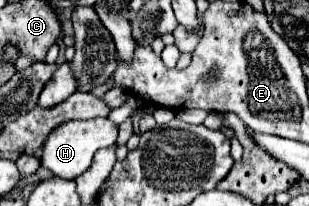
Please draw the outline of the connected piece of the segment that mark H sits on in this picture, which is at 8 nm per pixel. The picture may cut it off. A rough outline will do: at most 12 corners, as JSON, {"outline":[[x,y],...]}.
{"outline":[[107,118],[71,120],[43,144],[41,166],[73,180],[117,140]]}

